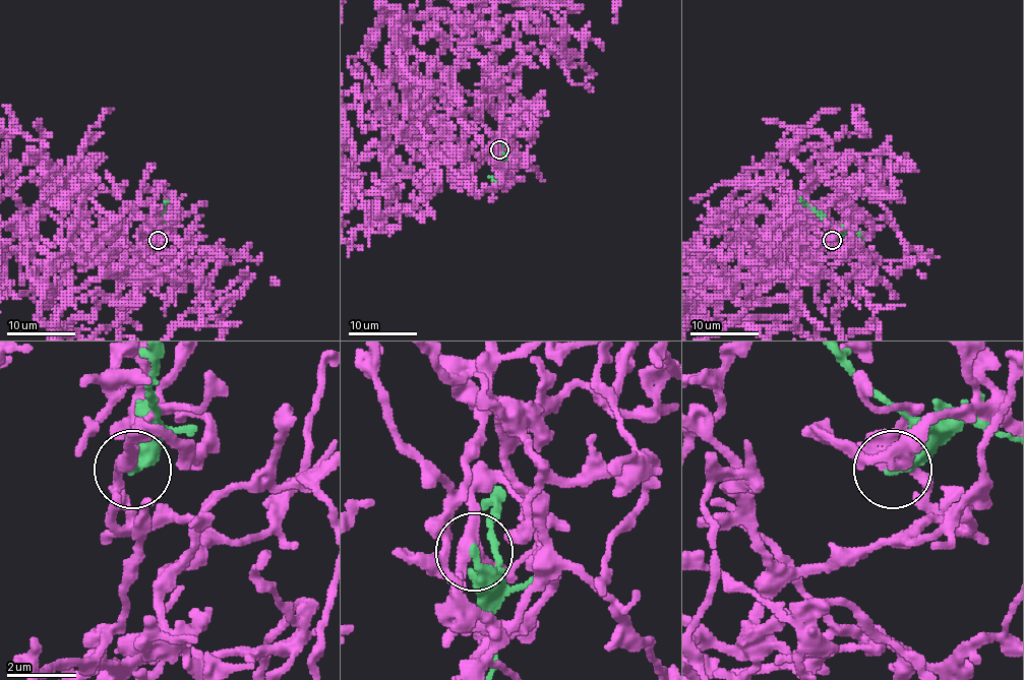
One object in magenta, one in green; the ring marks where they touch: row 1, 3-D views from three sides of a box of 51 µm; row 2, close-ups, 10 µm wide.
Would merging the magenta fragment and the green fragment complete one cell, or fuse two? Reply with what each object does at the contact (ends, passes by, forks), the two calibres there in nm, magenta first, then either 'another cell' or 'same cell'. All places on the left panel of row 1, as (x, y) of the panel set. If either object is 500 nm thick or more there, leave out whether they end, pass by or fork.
magenta forks there; green ends there; 320 nm thick on the magenta side, 260 nm on the other; another cell

